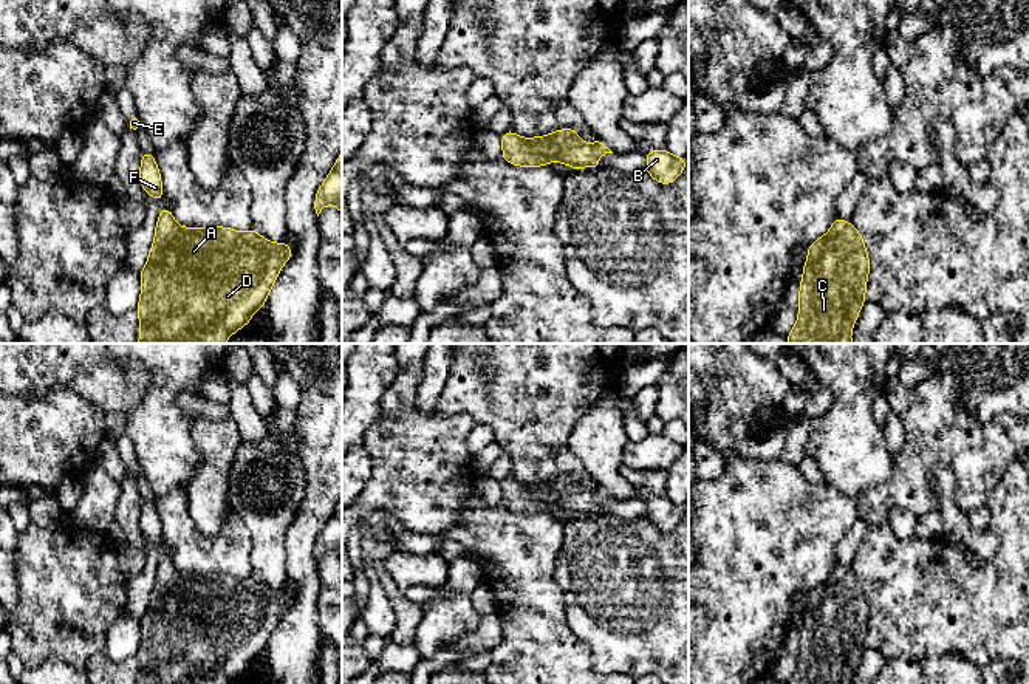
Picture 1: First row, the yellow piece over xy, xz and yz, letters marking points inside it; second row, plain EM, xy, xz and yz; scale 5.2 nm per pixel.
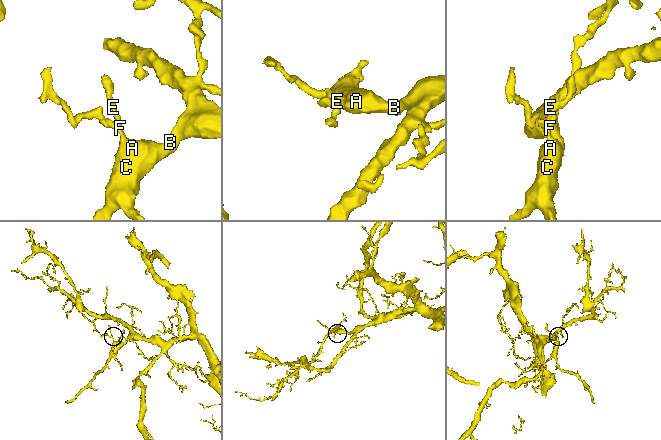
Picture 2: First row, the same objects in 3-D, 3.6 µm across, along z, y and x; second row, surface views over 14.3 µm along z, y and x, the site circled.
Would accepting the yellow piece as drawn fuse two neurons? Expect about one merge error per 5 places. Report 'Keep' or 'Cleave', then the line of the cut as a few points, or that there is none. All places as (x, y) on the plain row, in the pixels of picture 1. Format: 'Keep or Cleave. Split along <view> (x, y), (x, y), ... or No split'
Keep. No split

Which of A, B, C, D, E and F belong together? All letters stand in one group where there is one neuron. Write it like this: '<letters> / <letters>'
A B C D E F

